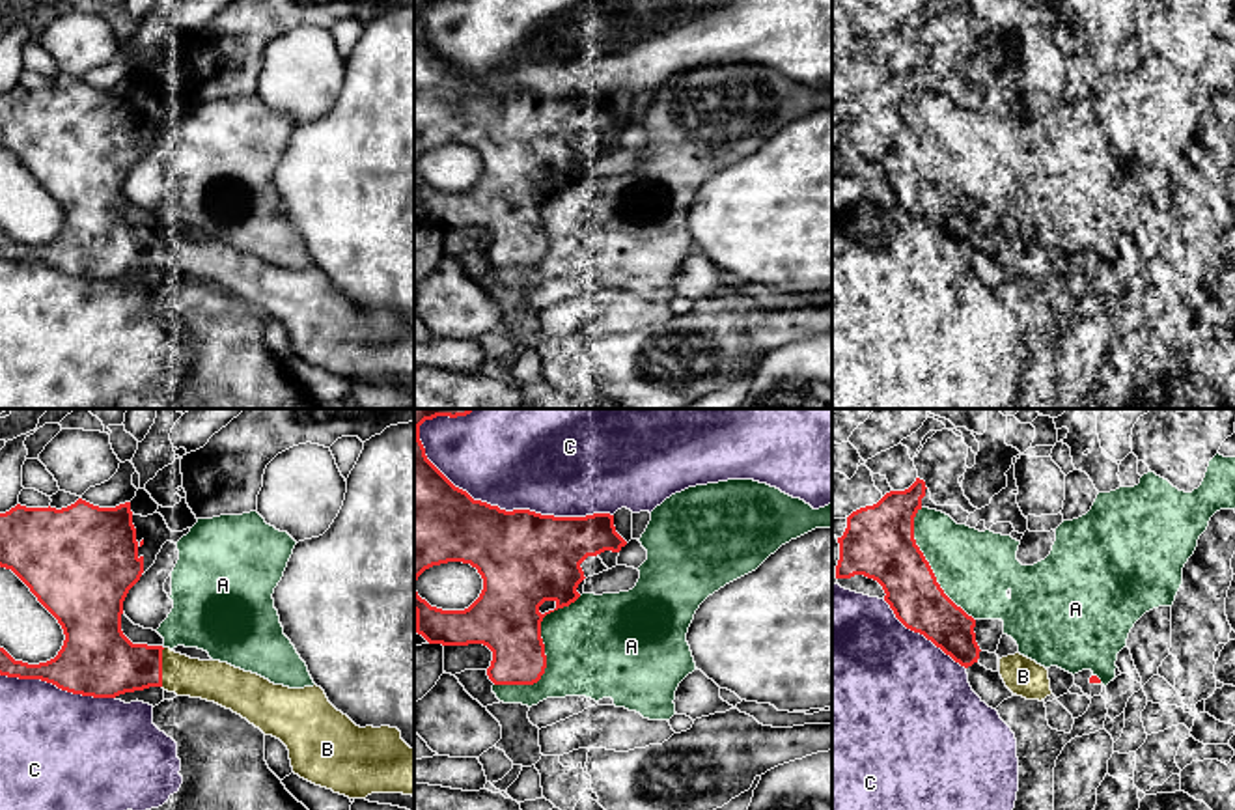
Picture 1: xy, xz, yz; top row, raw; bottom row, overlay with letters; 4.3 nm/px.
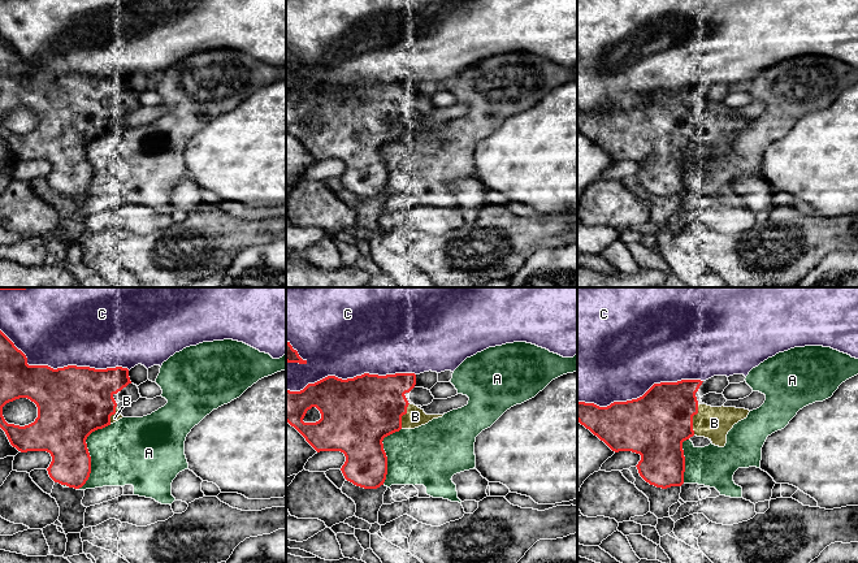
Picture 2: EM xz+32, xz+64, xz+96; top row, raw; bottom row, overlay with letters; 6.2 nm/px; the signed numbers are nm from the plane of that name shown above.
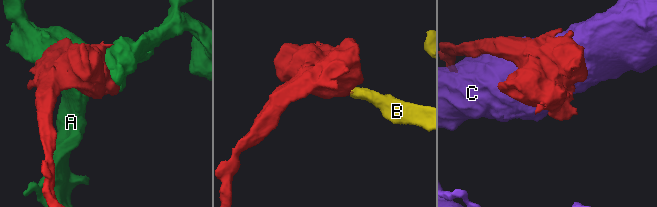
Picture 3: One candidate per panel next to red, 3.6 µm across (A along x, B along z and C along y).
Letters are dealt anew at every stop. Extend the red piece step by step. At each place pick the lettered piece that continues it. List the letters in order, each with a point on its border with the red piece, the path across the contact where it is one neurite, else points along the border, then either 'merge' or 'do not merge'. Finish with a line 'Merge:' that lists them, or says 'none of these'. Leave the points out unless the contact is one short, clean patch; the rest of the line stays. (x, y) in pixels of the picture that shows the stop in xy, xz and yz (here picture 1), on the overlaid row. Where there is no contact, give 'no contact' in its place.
A: meets red in xz at (543, 652); do not merge
B: meets red in xy at (161, 667); merge
C: meets red in xz at (504, 510); do not merge
Merge: B

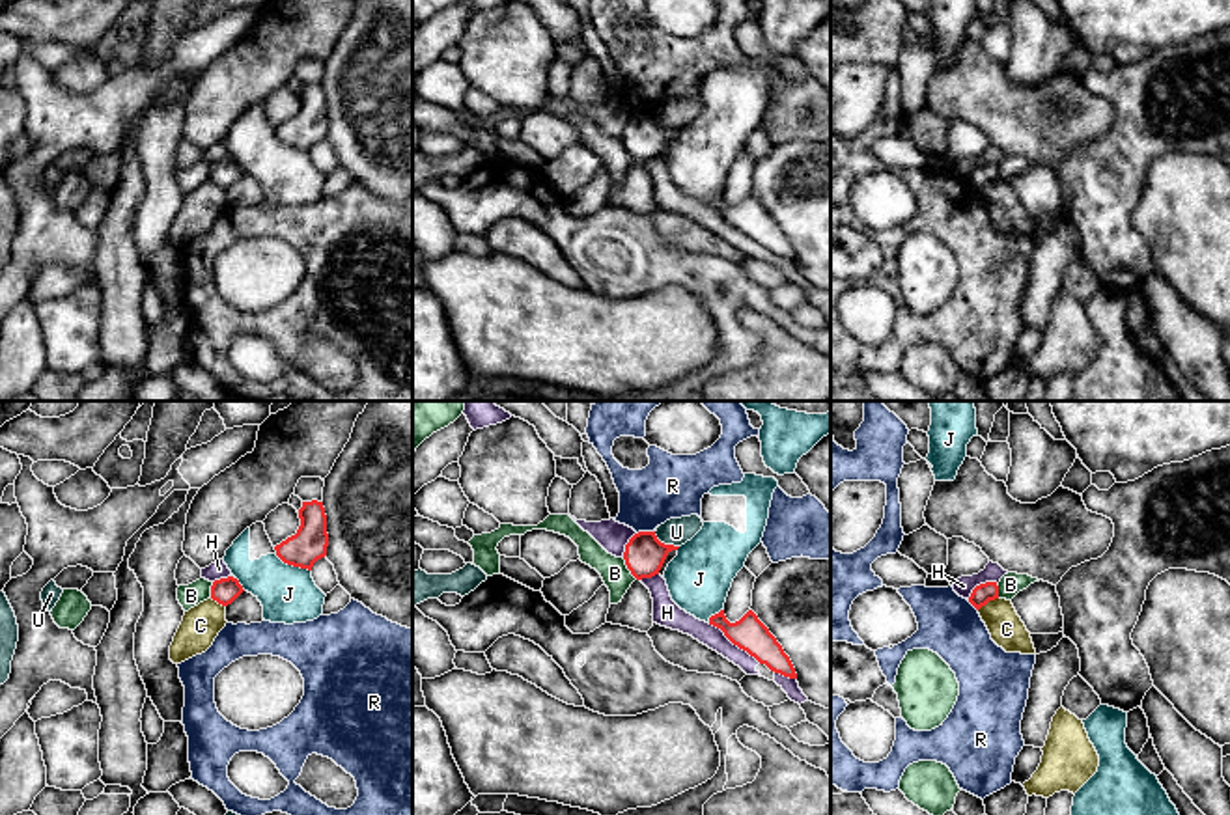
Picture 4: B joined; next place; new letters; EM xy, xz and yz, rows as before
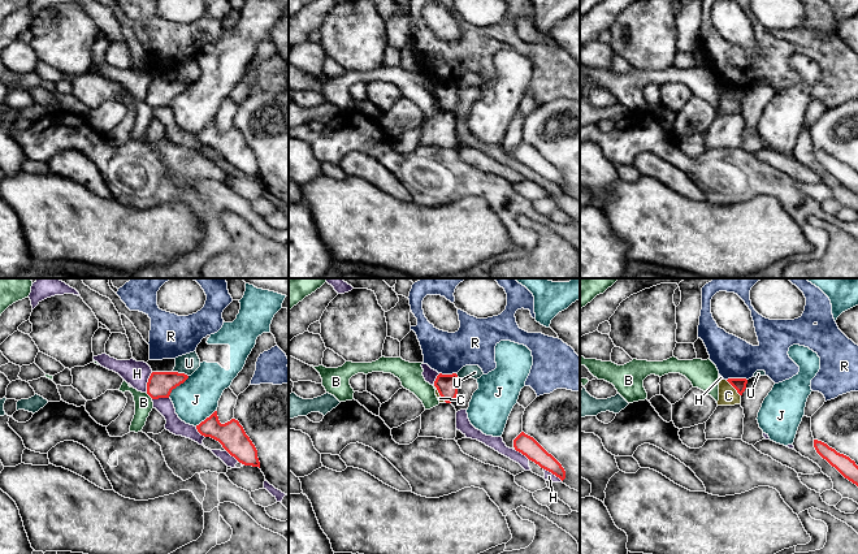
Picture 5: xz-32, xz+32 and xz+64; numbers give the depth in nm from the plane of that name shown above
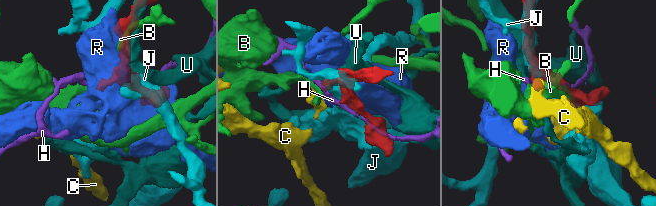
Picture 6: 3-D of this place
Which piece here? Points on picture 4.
B: meets red in xz at (628, 567); border along xz (622, 558), (637, 579); do not merge
C: meets red in yz at (988, 601); do not merge
H: meets red in xz at (734, 644); do not merge
J: meets red in xy at (293, 566); do not merge
R: meets red in xz at (644, 532); border along xz (652, 530), (637, 534); do not merge
U: meets red in xz at (663, 543); do not merge
Merge: none of these

